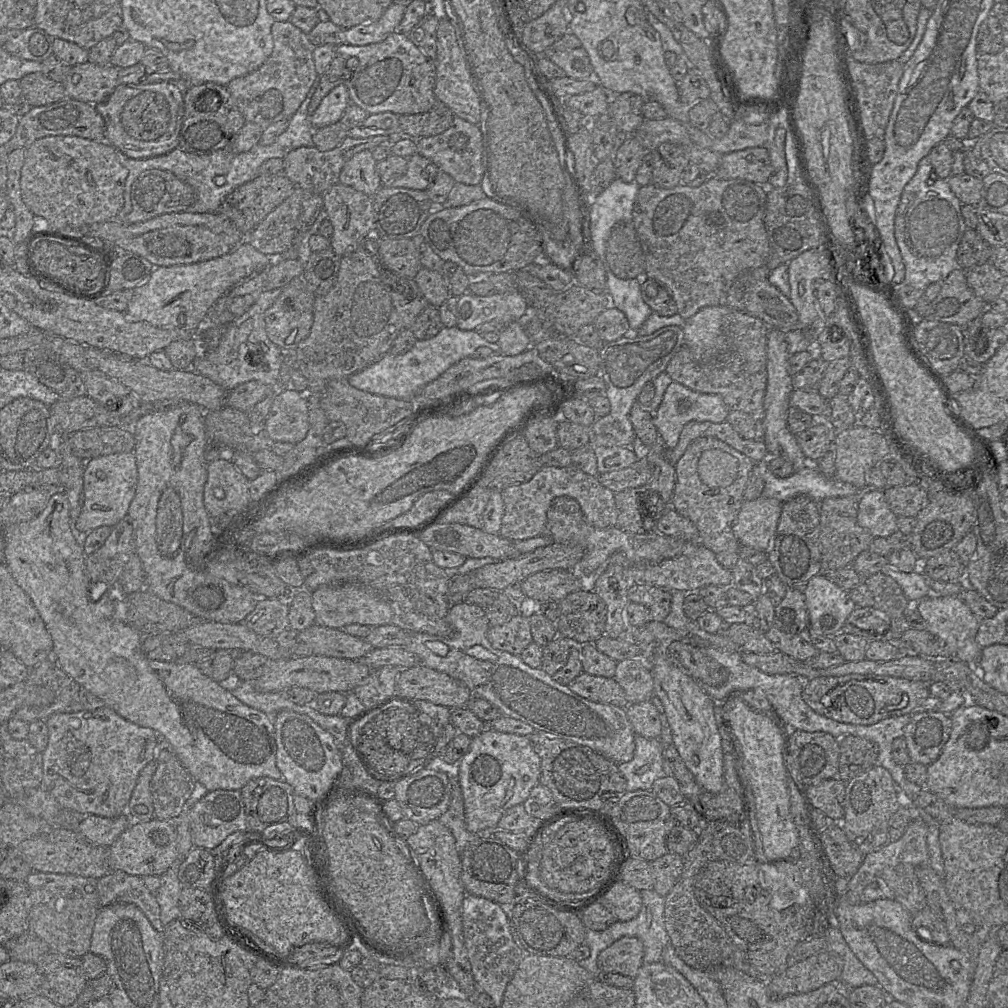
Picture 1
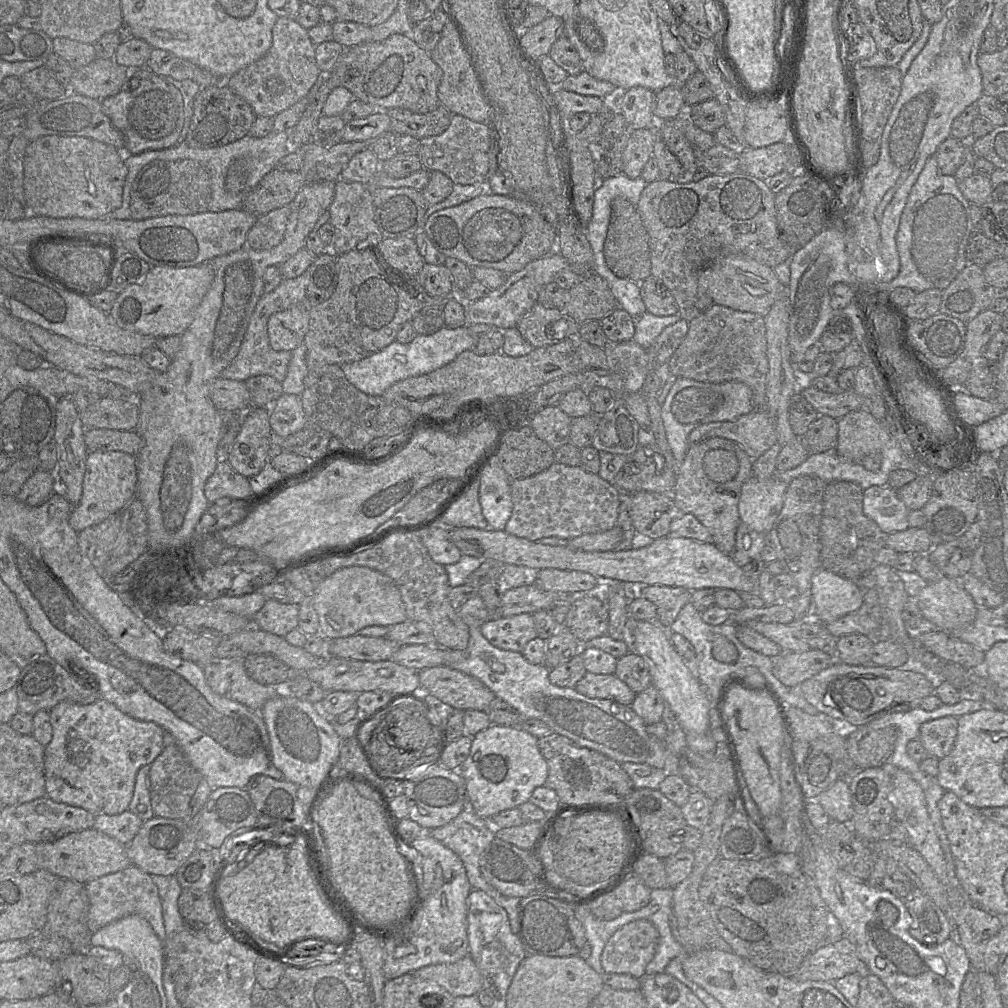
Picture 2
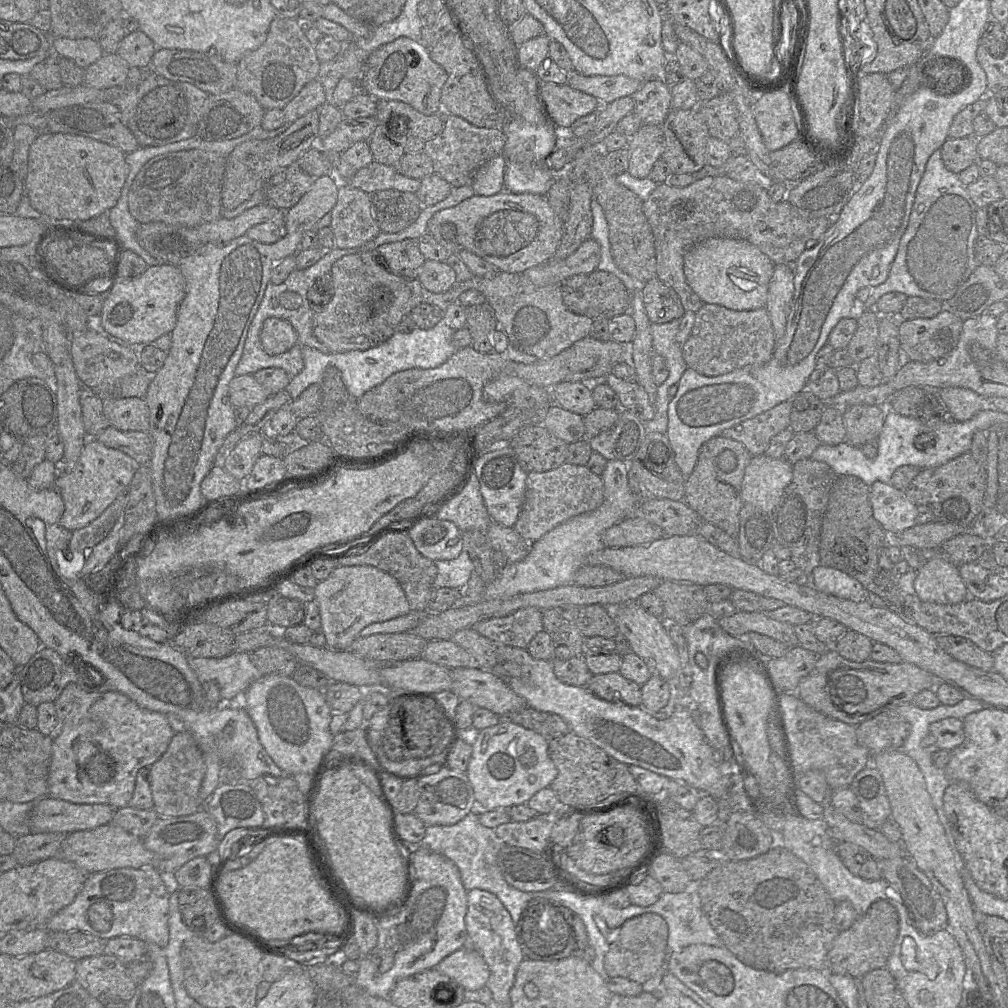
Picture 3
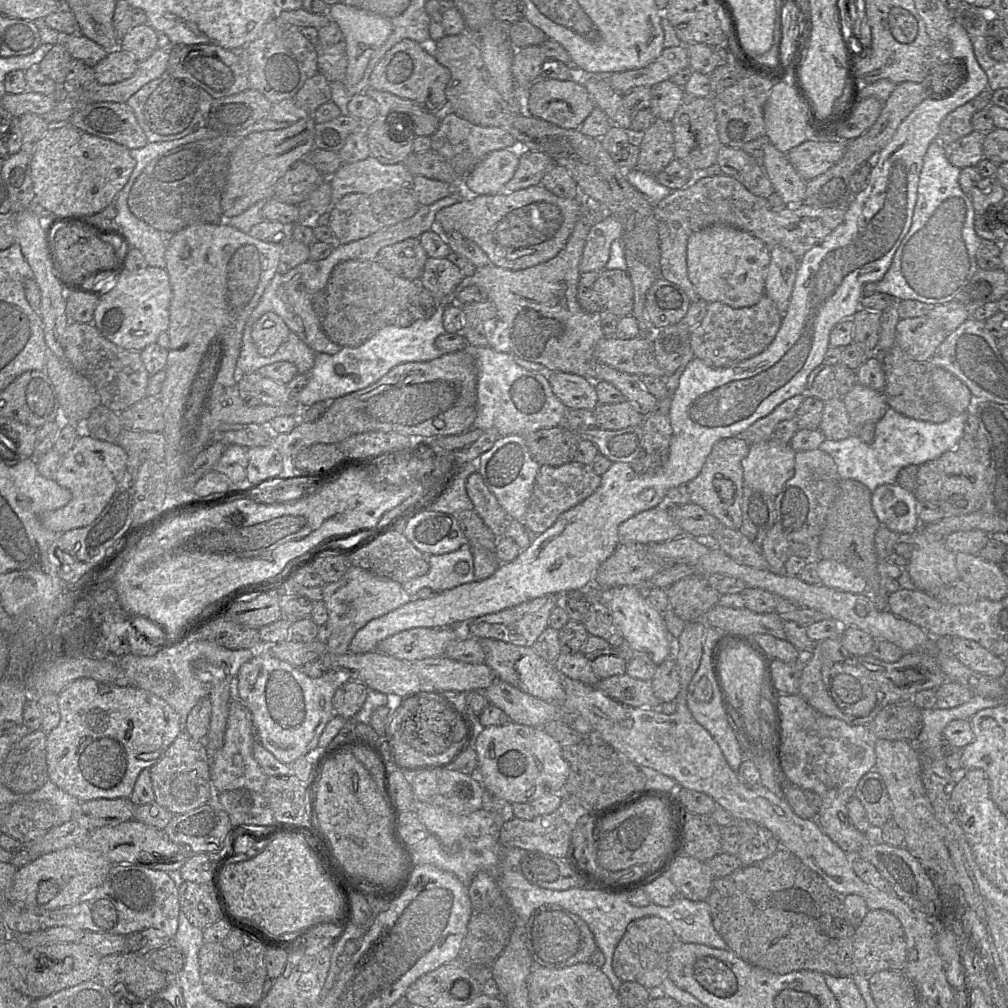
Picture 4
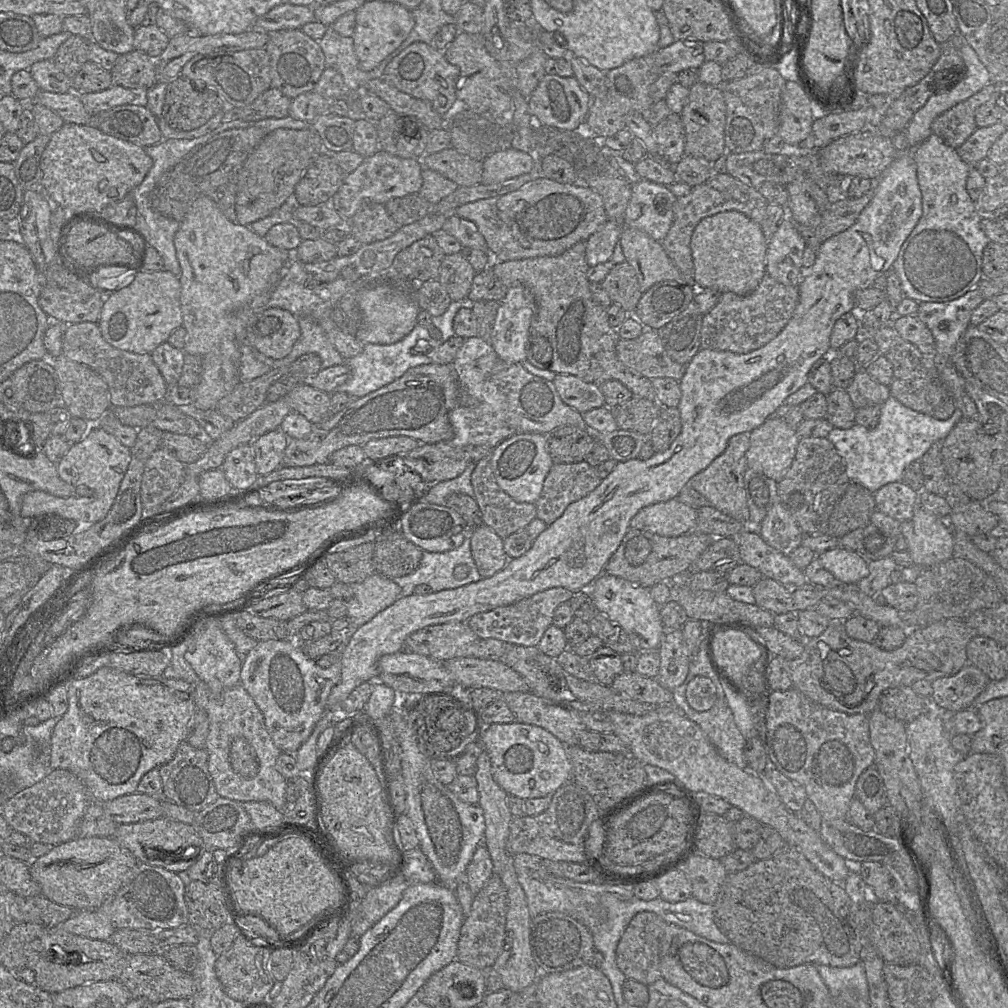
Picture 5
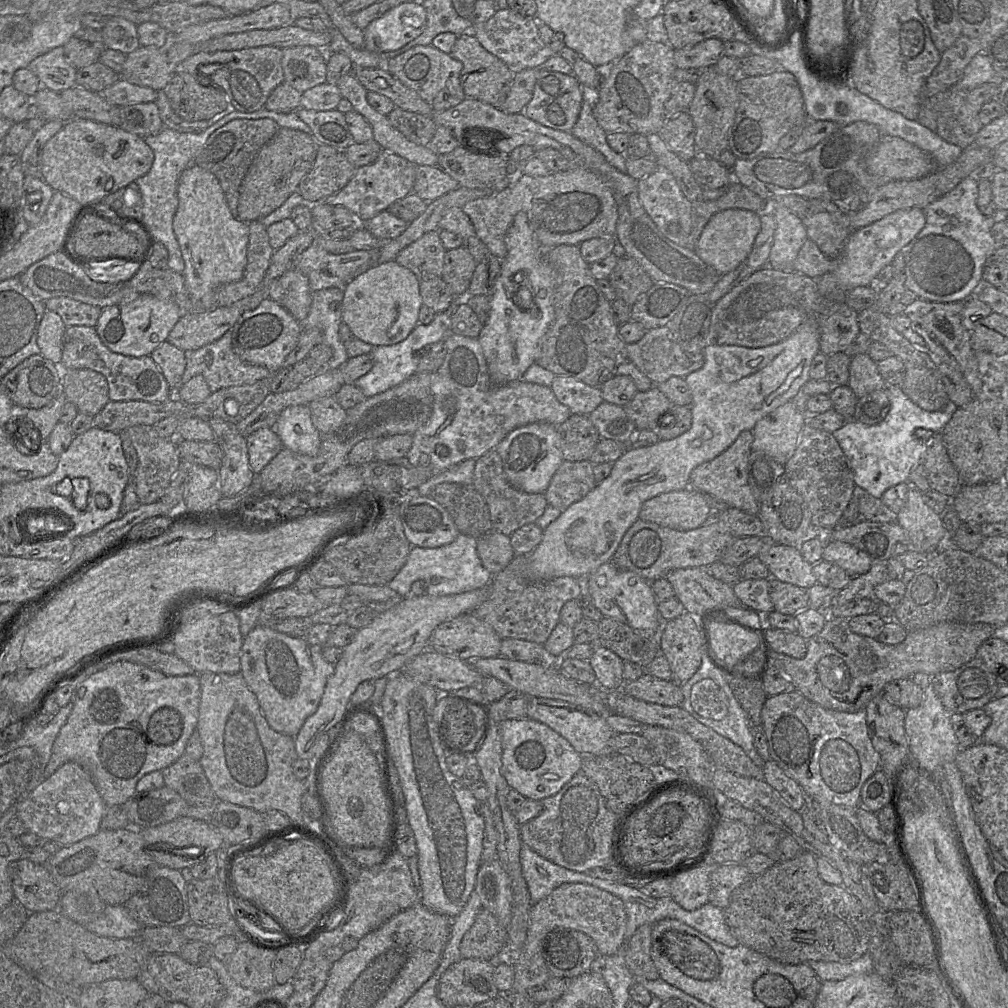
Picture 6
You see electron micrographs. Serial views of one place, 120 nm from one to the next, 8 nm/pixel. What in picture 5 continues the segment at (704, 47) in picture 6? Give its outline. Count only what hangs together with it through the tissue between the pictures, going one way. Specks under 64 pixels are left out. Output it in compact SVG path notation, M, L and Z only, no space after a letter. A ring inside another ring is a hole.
M678 40L655 52L656 74L665 72L678 74L685 69L699 69L705 62L704 42Z

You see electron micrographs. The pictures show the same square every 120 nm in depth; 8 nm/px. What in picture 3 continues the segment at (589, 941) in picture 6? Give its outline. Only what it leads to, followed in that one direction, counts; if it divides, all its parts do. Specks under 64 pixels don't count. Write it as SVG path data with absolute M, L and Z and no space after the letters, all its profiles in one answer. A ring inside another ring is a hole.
M533 898L523 909L516 924L516 936L524 959L551 961L581 957L589 946L582 919L570 909L547 898Z

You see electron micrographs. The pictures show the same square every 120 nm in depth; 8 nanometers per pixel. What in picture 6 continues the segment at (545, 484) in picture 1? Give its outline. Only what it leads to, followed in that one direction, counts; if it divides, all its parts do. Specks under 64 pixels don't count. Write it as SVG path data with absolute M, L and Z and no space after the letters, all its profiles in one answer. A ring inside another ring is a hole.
M564 460L543 493L547 504L562 513L573 503L582 500L597 485L593 467L590 460Z

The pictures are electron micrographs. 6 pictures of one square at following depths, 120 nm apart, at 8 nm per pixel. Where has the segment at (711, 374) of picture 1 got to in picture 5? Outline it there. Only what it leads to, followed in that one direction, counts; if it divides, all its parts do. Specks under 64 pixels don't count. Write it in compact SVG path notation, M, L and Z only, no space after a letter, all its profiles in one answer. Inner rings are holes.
M768 274L764 275L758 287L749 295L722 293L717 304L703 317L700 335L701 349L744 354L761 348L786 326L798 300L798 286L781 284Z

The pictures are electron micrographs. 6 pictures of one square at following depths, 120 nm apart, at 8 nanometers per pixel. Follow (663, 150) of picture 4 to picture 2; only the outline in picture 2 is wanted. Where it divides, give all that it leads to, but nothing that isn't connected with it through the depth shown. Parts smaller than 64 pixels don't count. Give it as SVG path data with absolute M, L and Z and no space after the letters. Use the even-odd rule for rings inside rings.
M656 127L630 130L628 142L622 151L623 173L630 179L641 177L647 161L653 156Z

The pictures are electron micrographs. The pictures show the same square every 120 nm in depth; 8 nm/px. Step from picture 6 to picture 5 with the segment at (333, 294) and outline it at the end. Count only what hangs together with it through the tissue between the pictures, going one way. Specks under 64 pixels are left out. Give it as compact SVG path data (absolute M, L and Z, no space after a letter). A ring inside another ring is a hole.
M298 317L300 336L303 330L303 341L296 346L294 352L289 357L289 363L294 362L301 355L310 353L317 354L321 359L321 369L345 363L345 359L336 350L327 338L321 326L311 317Z

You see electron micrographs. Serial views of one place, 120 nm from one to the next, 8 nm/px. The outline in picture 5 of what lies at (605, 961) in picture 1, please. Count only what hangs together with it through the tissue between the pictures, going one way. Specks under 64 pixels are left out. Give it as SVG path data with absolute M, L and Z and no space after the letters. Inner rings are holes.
M640 912L636 914L622 934L616 948L616 964L627 979L632 979L646 986L659 980L660 944L667 923L653 912Z

